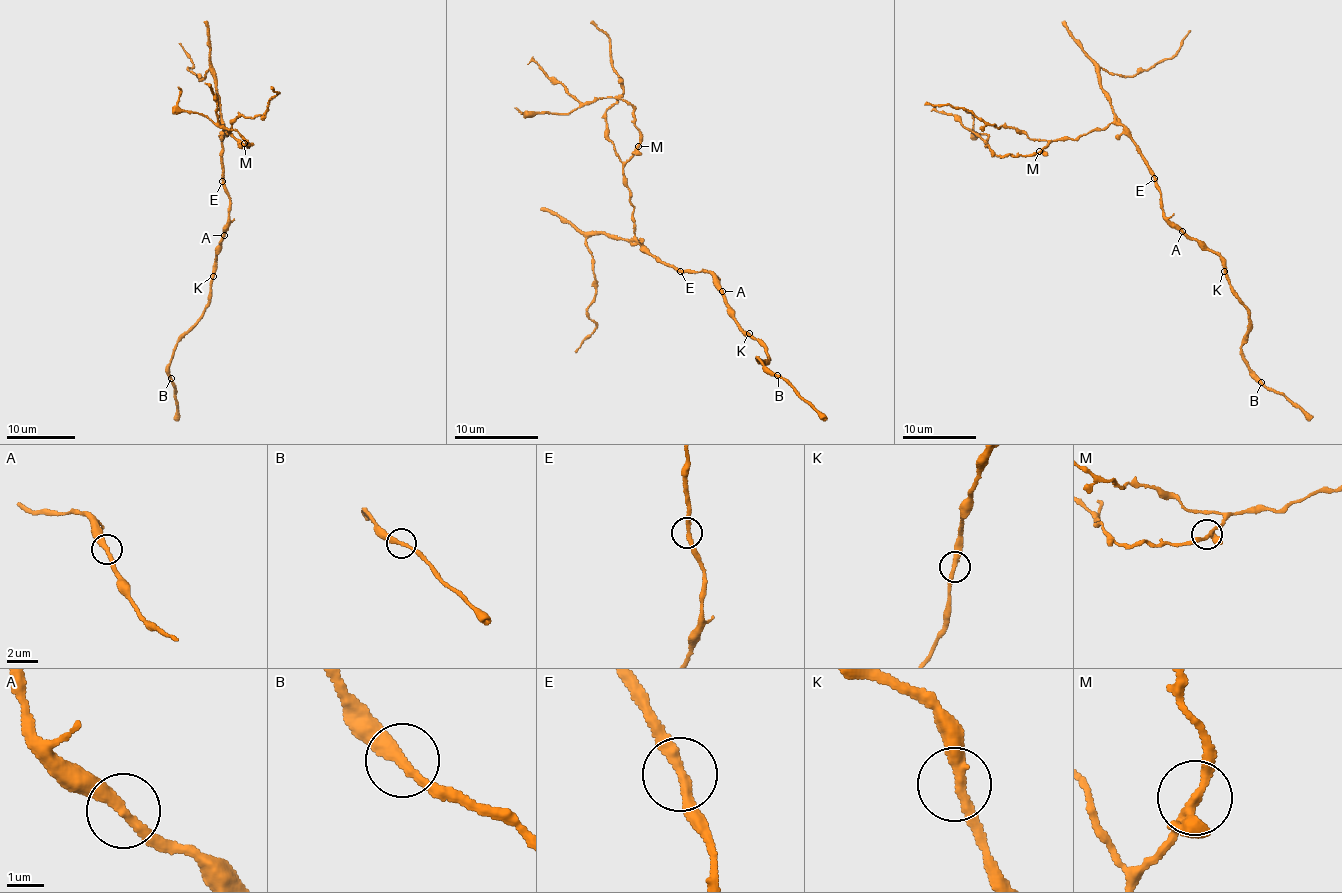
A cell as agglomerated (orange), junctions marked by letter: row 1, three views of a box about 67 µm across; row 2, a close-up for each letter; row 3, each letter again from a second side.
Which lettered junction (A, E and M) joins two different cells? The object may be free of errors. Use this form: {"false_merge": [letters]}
{"false_merge": []}

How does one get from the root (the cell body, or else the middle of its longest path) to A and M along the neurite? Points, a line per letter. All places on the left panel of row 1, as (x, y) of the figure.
A: (223, 180), (229, 197), (224, 234)
M: (223, 180), (223, 125), (229, 130), (226, 134), (231, 133), (244, 143)

